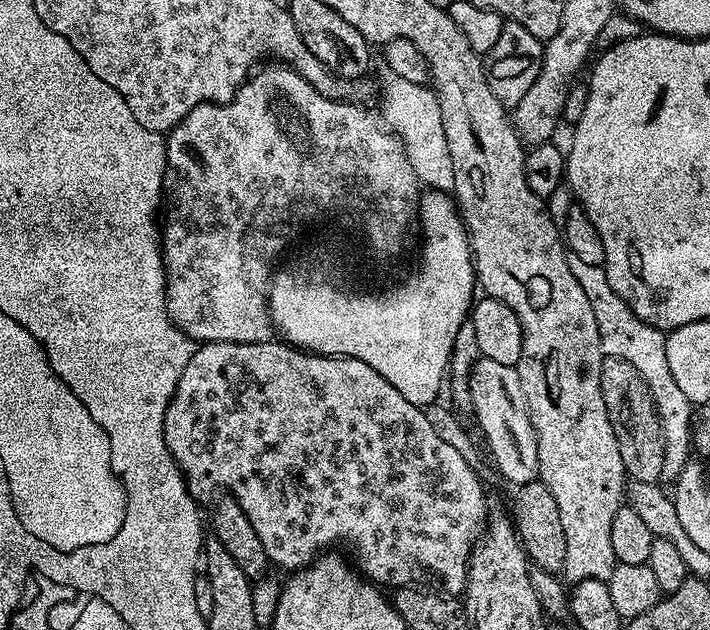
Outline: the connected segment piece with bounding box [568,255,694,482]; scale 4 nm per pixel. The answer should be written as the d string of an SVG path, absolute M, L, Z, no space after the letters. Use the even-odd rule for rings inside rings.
M569 255L568 265L570 274L578 278L578 286L586 290L586 298L590 298L590 306L594 306L594 318L598 318L598 334L600 345L605 356L622 358L642 374L642 382L652 395L652 401L656 407L656 413L660 419L660 434L664 437L664 461L662 462L662 477L665 481L676 482L679 480L682 470L690 462L688 455L693 455L692 426L694 423L694 405L686 394L674 382L674 374L670 370L670 362L666 354L666 336L659 328L642 322L630 310L630 306L610 286L608 273L598 265L590 266L582 262L574 255Z

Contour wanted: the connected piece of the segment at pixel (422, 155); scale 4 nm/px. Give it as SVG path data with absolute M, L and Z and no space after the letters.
M393 75L391 79L382 84L383 123L396 133L403 144L417 181L421 185L428 184L424 186L431 186L436 190L447 189L454 178L454 166L450 162L446 130L442 130L442 110L435 91L423 84L406 82L397 75Z

